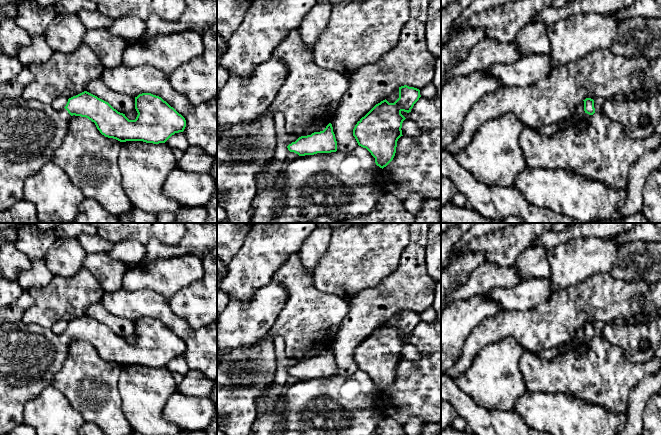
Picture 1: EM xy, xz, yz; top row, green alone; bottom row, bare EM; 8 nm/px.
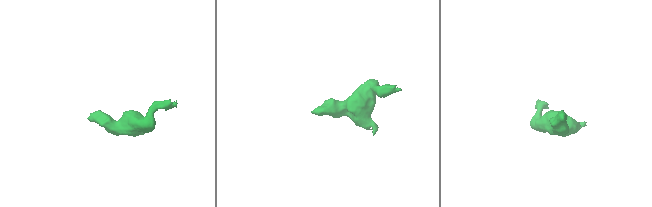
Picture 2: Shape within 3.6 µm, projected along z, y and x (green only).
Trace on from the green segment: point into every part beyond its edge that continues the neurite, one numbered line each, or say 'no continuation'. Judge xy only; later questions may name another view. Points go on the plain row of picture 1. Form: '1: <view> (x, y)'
1: xy (30, 355)

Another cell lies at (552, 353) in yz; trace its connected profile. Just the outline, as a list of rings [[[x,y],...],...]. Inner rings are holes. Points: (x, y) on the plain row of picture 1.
[[[582,325],[578,330],[577,333],[574,337],[574,339],[568,343],[553,347],[551,349],[545,349],[541,352],[536,353],[535,355],[537,357],[543,358],[543,359],[547,359],[547,360],[551,360],[556,358],[557,356],[560,356],[561,352],[564,350],[564,348],[566,346],[569,347],[574,347],[578,344],[580,344],[583,340],[584,340],[584,325]]]

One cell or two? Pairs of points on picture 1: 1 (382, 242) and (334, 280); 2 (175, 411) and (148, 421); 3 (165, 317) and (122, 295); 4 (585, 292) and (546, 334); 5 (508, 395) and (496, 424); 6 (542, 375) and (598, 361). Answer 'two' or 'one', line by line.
1: one
2: two
3: one
4: one
5: two
6: one

